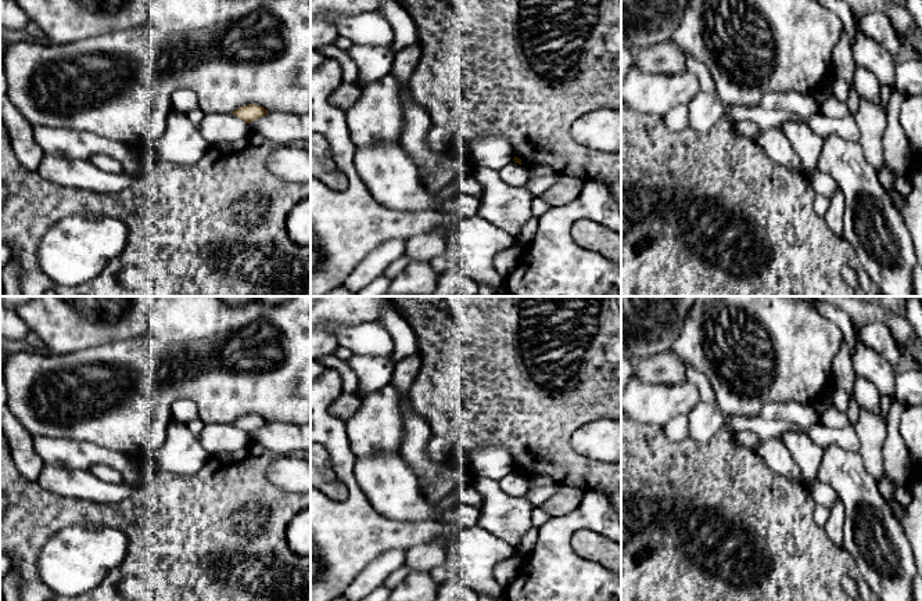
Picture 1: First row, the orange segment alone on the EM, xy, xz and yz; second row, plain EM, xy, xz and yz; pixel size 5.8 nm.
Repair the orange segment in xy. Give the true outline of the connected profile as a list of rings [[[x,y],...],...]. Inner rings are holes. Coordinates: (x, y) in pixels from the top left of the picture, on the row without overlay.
[[[250,414],[250,415],[244,415],[230,424],[233,424],[234,427],[243,429],[244,432],[250,433],[254,432],[262,427],[265,427],[269,421],[265,420],[261,415],[255,415],[255,414]]]

